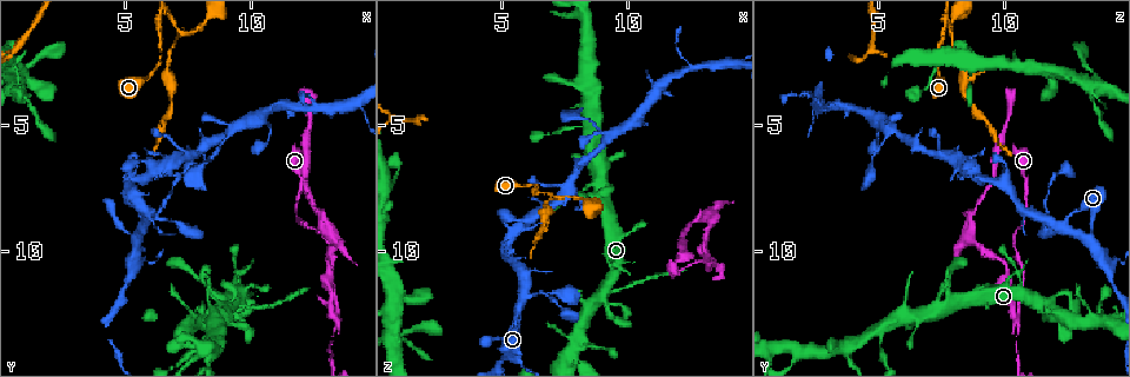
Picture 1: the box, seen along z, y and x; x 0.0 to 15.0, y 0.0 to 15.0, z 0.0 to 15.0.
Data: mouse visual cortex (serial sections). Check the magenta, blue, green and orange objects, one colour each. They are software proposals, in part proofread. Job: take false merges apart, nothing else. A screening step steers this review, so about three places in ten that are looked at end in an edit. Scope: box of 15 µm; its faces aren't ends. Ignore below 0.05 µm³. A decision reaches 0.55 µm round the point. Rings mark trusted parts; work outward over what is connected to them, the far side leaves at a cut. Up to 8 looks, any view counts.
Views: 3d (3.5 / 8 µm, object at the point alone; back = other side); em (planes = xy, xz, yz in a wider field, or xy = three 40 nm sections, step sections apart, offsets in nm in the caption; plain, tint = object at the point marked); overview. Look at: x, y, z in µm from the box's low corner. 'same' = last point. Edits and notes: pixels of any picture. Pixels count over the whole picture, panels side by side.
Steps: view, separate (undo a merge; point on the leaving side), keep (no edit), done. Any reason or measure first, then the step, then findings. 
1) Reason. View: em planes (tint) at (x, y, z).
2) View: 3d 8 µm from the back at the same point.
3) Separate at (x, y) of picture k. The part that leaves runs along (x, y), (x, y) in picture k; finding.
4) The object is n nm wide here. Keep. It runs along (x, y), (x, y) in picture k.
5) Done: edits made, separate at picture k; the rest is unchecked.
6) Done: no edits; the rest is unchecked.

Sharp bend. View: 3d 3.5 µm at (5.6, 8.9, 12.4).

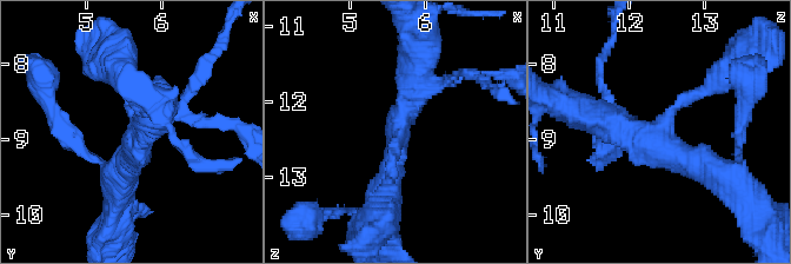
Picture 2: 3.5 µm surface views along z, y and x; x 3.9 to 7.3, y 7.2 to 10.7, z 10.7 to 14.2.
Keep. It runs along (387, 184), (398, 118), (419, 64) in picture 2; continuous, no second cell.

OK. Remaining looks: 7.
Thick turns thin. View: 3d 3.5 µm at (8.0, 12.7, 13.9).

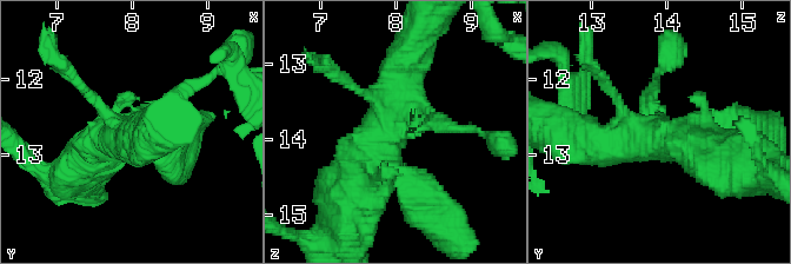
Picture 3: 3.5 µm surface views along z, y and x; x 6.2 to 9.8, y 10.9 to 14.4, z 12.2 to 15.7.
Need the tissue. View: em xy step 5 (tint) at (7.95, 12.75, 13.80).

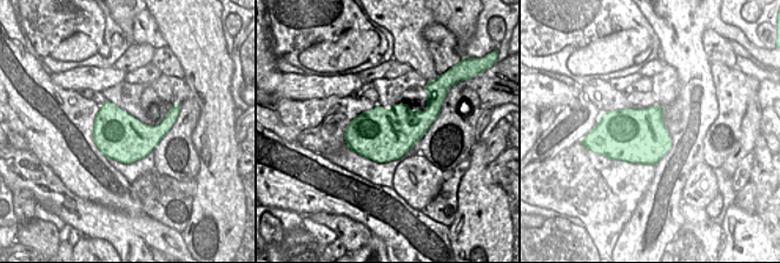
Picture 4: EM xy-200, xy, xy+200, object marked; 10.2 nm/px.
The object is 550 nm wide here. Keep. It runs along (409, 53), (358, 186) in picture 3; all the same cell.

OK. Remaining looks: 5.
Two arms in line, one across. View: 3d 3.5 µm at (13.3, 12.5, 10.5).

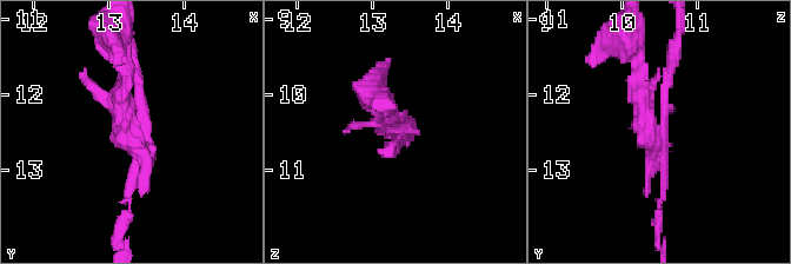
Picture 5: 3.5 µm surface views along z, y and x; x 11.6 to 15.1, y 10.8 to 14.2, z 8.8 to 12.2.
View: em xy step 3 (tint) at (13.35, 12.60, 10.50).

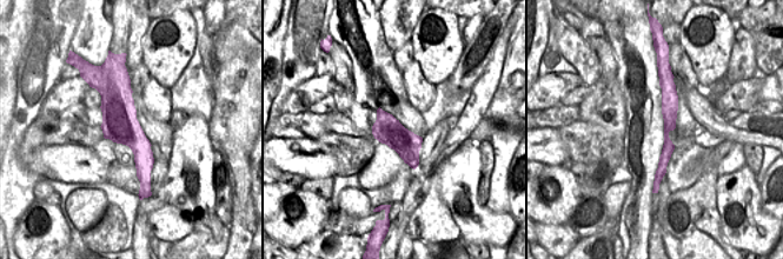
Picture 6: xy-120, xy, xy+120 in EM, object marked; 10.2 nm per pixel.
Separate at (647, 97) of picture 5. The part that leaves runs along (659, 139), (644, 121), (629, 38) in picture 5; a second cell is stuck on.

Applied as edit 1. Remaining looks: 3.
Done: edits made, separate at picture 5; the rest is unchecked.

